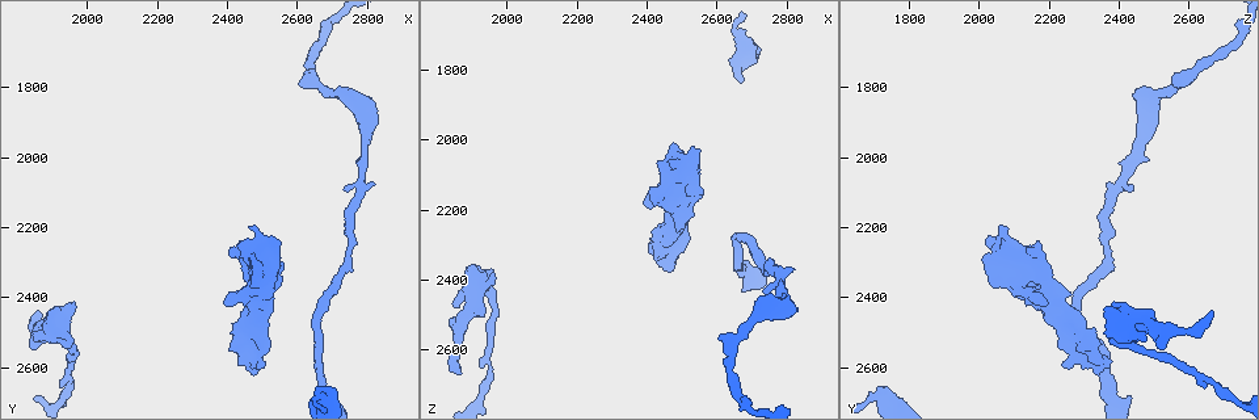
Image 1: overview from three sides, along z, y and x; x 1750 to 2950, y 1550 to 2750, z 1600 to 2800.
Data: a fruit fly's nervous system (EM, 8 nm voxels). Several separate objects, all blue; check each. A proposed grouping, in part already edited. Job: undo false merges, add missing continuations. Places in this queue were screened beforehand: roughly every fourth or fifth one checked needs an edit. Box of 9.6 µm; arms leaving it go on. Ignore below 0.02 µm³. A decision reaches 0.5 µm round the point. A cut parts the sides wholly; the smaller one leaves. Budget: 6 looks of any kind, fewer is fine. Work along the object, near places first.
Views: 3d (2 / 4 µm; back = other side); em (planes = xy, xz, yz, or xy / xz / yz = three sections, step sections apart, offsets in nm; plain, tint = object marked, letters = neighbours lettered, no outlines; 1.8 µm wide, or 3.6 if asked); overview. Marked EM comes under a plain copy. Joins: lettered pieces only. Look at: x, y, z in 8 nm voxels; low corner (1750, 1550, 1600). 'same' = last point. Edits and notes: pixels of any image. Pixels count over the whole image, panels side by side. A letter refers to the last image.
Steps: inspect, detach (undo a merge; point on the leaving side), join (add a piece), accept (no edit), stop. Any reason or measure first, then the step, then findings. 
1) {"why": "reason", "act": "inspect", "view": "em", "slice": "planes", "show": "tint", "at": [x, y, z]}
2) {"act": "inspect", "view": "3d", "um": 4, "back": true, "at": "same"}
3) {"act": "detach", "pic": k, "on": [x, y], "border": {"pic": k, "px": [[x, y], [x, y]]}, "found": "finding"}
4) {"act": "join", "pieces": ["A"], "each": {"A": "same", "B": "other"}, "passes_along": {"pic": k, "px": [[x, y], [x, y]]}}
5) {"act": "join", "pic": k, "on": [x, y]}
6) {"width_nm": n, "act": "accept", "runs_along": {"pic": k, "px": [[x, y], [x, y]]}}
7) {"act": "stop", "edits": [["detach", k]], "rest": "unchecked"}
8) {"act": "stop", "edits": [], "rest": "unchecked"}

{"why": "free end", "act": "inspect", "view": "em", "slice": "planes", "show": "letters", "at": [1870, 2430, 2660]}

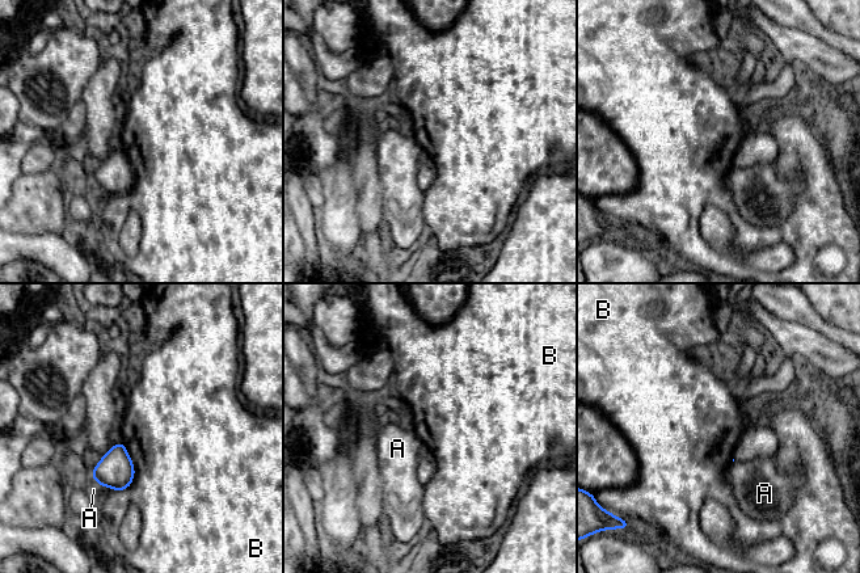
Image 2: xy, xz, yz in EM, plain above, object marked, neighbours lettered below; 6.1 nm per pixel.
{"act": "accept", "each": {"A": "other", "B": "other"}, "border": {"pic": 2, "px": [[121, 442], [134, 479], [116, 492]]}, "found": "none of them fits"}

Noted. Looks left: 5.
{"why": "branch stops here", "act": "inspect", "view": "em", "slice": "planes", "show": "letters", "at": [2400, 2420, 2190]}

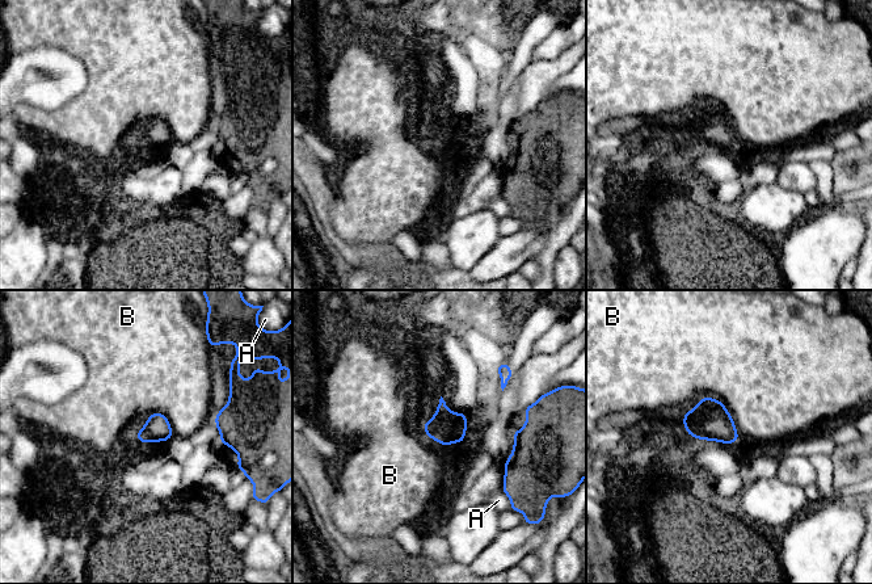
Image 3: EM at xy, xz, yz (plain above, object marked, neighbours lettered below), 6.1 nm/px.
{"width_nm": 160, "act": "accept", "each": {"A": "other", "B": "other"}, "border": {"pic": 3, "px": [[683, 414], [716, 398], [740, 438]]}, "found": "no lettered piece goes on from it"}

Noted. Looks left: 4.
{"why": "branch stops here", "act": "inspect", "view": "em", "um": 3.6, "slice": "planes", "show": "letters", "at": [2480, 2290, 2020]}

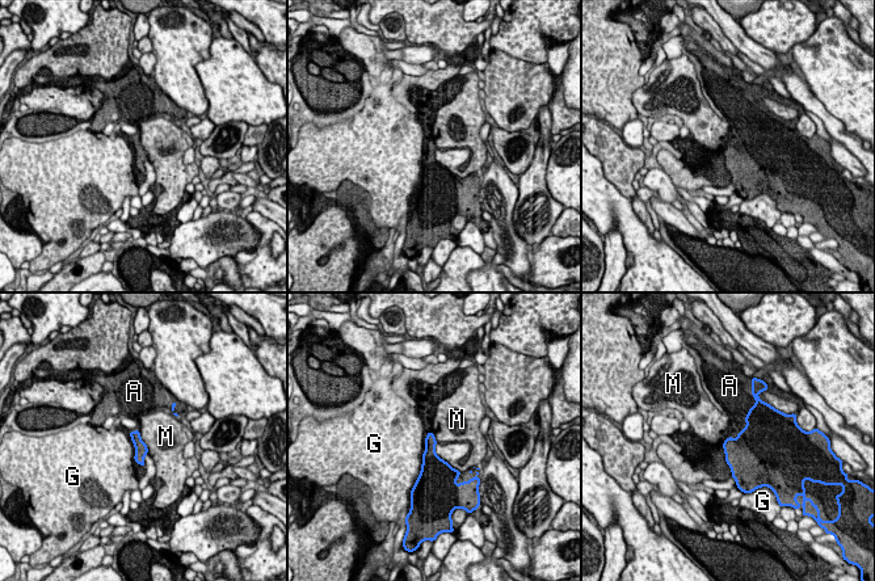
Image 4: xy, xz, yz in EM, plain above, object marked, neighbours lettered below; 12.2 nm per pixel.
{"act": "join", "pic": 4, "on": [737, 399], "each": {"A": "same", "G": "other", "M": "other"}, "passes_along": {"pic": 4, "px": [[764, 422], [745, 417], [737, 399]]}, "found": "the neuron continues"}

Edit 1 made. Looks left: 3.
{"act": "stop", "edits": [["join", 4]], "rest": "unchecked"}

